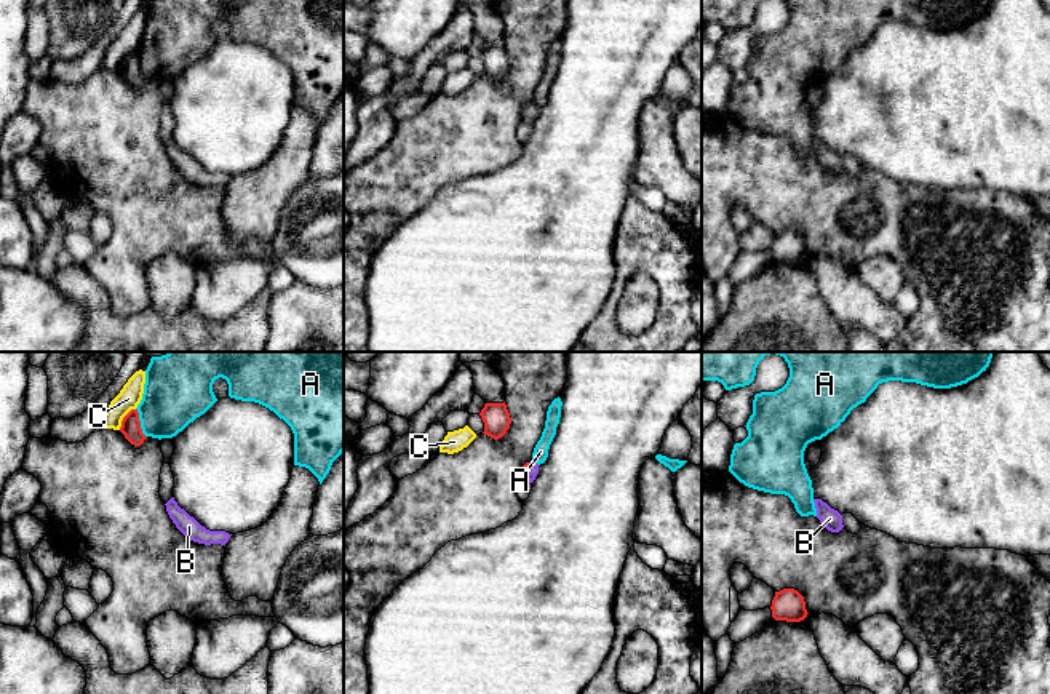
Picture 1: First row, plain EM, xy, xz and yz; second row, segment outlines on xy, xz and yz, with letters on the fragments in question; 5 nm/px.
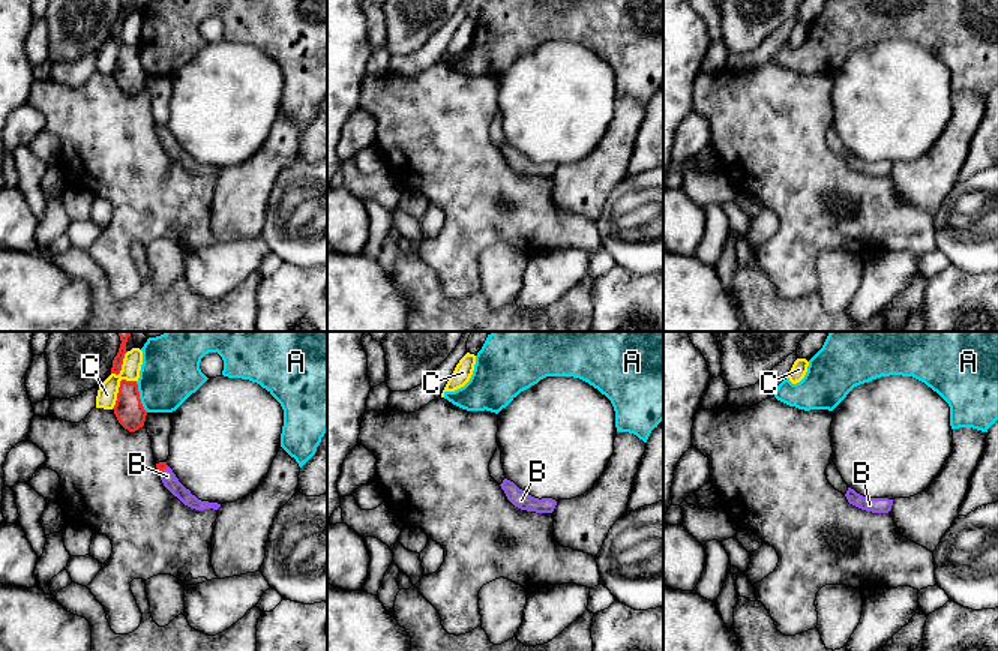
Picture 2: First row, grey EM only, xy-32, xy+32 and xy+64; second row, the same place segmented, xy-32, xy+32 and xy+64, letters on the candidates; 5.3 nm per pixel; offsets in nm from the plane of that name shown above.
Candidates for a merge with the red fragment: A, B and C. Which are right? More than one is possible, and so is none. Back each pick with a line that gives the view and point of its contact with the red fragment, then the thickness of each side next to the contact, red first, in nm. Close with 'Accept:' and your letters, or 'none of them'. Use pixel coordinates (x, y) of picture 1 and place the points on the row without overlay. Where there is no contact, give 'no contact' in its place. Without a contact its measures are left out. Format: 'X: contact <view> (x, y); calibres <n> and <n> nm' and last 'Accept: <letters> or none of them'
B: contact xz (528, 111); calibres 30 and 50 nm
Accept: B

